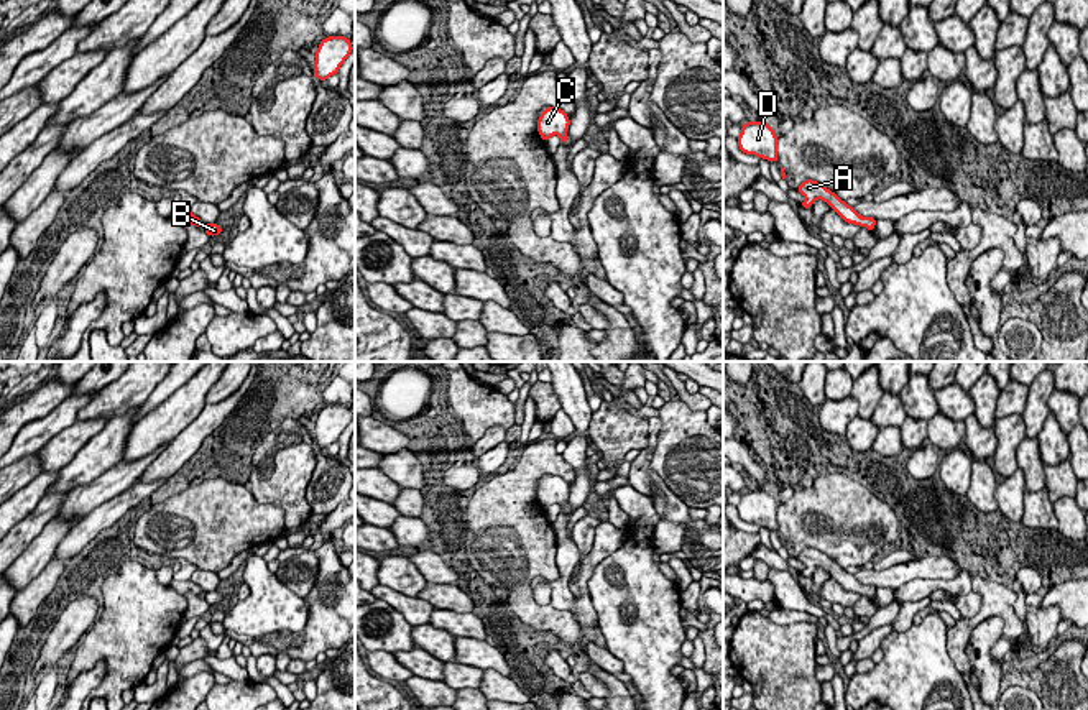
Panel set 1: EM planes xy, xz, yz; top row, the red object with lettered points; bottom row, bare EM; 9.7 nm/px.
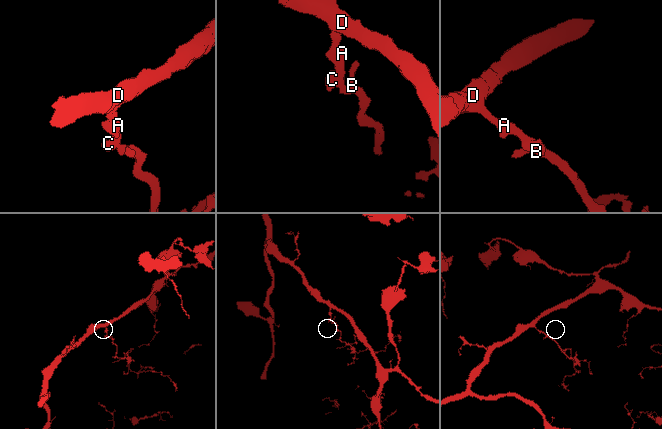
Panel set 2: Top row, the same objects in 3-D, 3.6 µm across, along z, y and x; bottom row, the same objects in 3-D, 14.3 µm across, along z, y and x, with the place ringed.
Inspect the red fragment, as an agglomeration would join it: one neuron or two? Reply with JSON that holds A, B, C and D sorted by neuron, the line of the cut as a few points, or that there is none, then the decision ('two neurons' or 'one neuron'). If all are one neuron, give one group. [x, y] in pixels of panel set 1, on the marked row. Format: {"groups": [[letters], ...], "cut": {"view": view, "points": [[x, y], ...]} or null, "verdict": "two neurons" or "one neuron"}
{"groups": [["A", "B", "C", "D"]], "cut": null, "verdict": "one neuron"}

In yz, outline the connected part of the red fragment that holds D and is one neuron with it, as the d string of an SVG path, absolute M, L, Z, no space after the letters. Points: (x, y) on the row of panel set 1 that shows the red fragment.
M746 122L736 141L738 148L746 154L754 154L769 163L779 161L777 136L768 122Z

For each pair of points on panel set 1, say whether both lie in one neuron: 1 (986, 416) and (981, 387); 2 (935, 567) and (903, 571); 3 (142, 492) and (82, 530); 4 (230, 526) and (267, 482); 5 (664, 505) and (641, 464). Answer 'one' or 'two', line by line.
1: one
2: one
3: one
4: two
5: one

